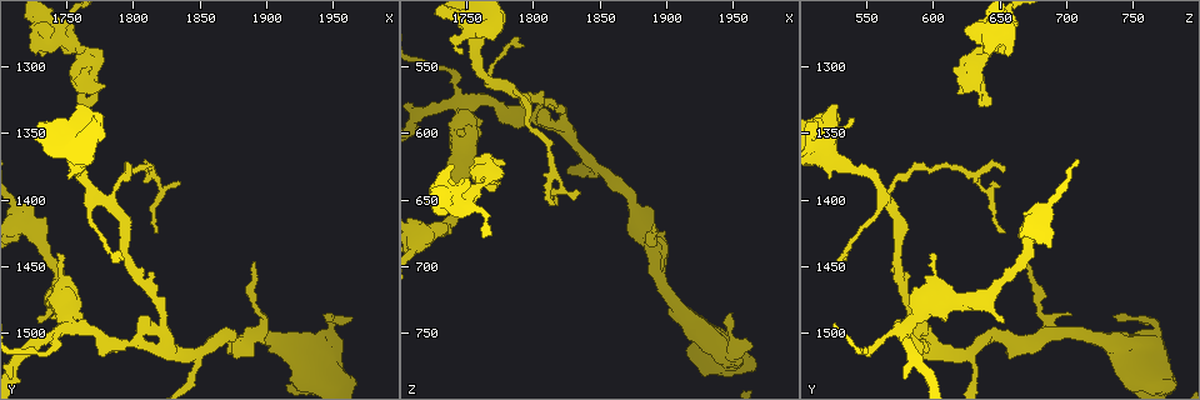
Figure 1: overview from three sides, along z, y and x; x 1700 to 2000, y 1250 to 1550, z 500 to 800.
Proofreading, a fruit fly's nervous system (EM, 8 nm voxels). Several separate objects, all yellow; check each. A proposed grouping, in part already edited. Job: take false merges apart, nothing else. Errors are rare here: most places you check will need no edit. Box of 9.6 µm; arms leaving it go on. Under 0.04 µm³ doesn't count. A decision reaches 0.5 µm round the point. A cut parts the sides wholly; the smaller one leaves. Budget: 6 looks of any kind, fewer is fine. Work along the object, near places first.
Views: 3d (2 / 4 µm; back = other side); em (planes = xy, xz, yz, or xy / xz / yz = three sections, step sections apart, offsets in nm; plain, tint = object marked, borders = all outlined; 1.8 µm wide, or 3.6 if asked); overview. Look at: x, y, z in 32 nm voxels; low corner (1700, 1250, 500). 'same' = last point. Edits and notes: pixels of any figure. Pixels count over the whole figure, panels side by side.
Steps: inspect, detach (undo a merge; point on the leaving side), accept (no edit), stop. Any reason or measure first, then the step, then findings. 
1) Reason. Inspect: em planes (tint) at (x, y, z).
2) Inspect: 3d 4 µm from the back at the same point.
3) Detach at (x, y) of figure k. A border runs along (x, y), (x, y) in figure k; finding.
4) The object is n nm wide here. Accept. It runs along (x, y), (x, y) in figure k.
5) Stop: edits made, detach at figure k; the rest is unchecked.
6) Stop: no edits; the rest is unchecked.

Sharp bend. Inspect: em xy step 16 (tint) at (1756, 1496, 580).

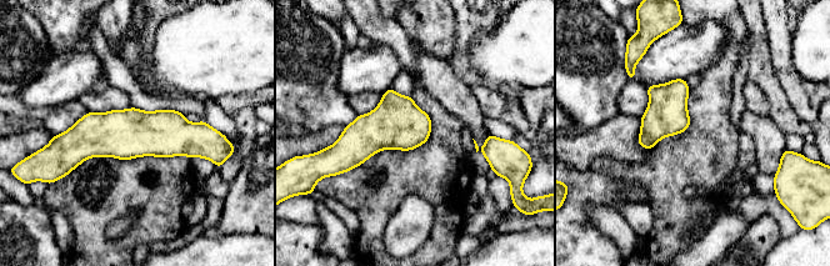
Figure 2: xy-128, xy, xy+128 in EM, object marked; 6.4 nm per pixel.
Another direction. Inspect: em planes (tint) at the same point.

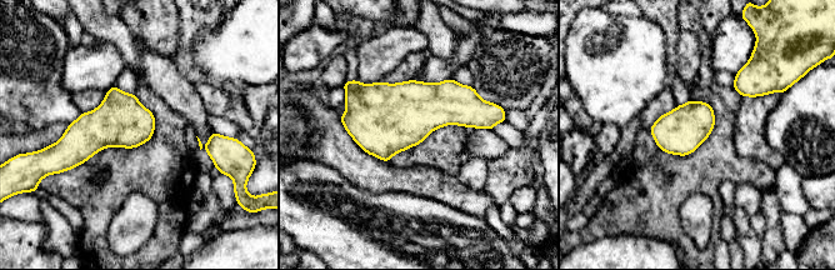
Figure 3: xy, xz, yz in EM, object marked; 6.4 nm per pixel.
Accept. One cell here.

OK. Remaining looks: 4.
Branch point. Inspect: em planes (borders) at (1890, 1500, 694).

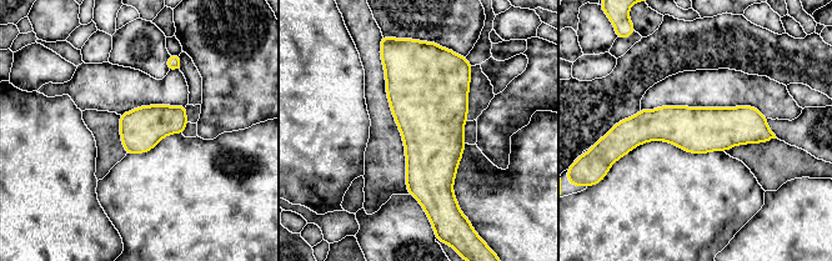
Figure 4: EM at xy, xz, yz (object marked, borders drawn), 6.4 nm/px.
Accept. All the same cell.

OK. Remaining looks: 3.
A narrow waist. Inspect: em planes (tint) at (1760, 1290, 638).

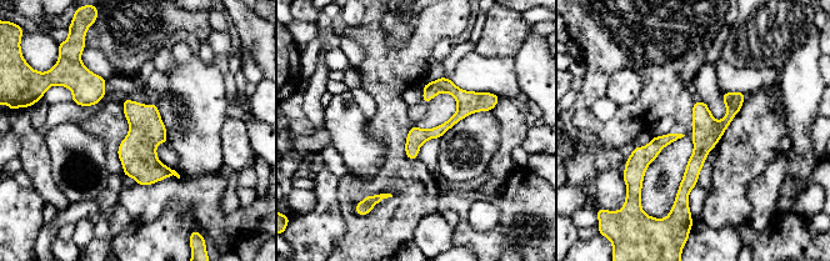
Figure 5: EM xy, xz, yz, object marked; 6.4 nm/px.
Accept. It runs along (741, 95), (703, 144), (683, 205) in figure 5; continuous, no second cell.

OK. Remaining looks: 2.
Stop: no edits; the rest is unchecked.

